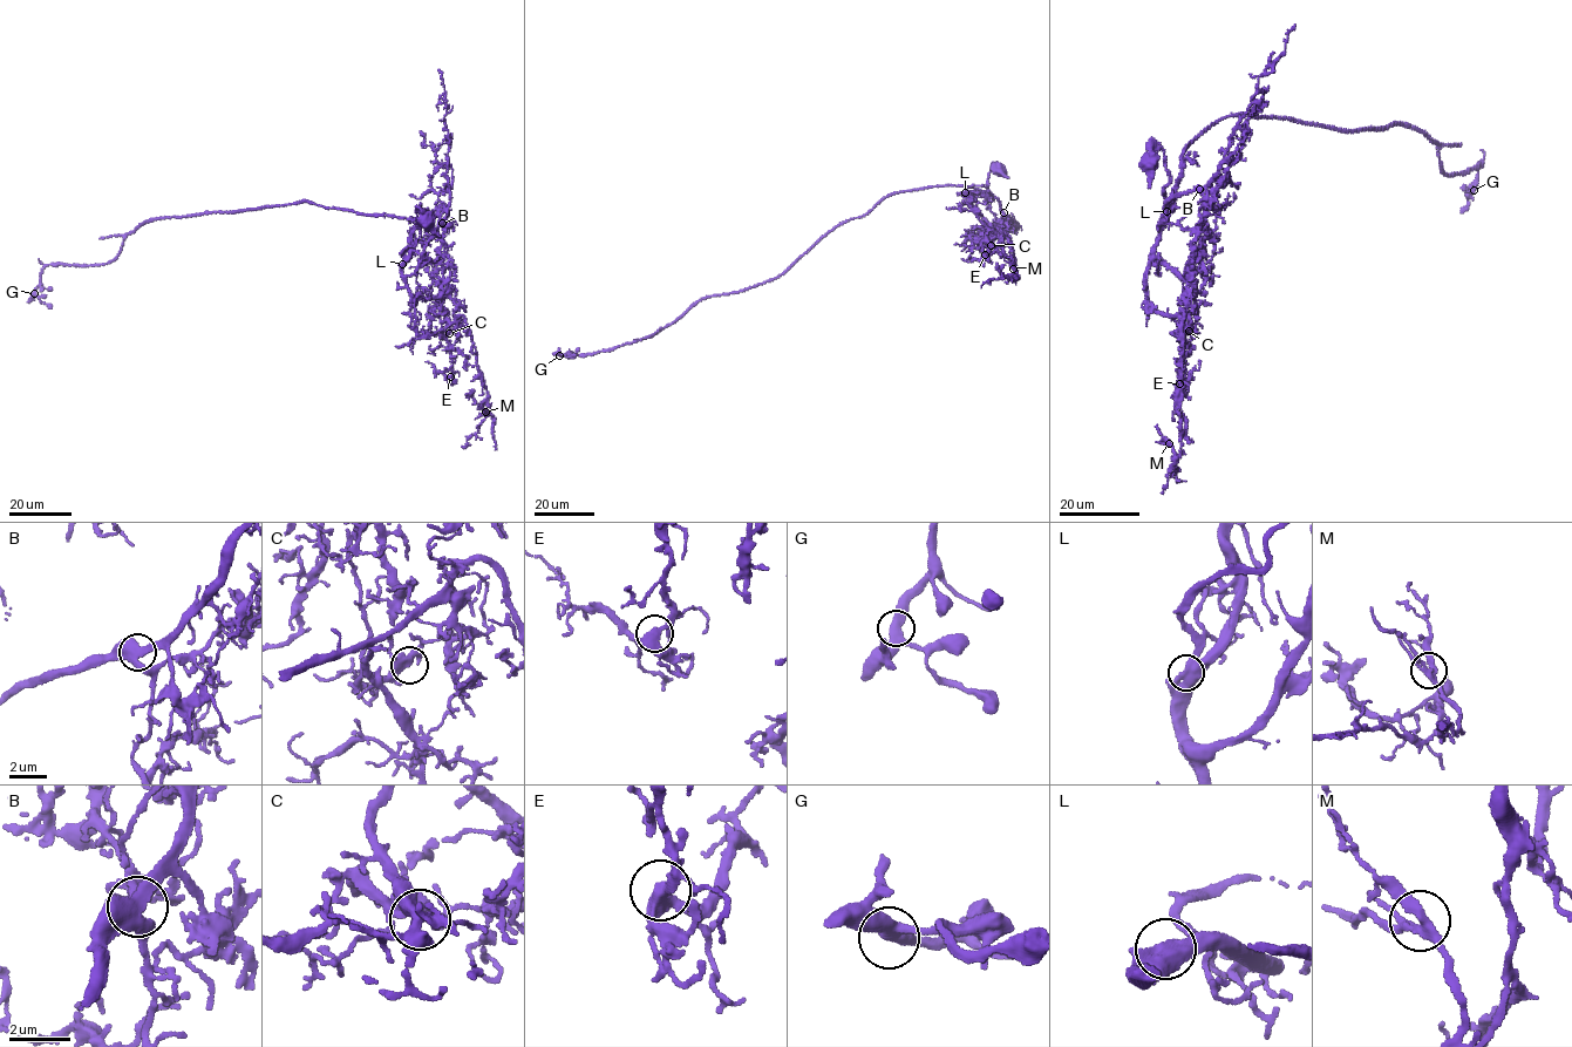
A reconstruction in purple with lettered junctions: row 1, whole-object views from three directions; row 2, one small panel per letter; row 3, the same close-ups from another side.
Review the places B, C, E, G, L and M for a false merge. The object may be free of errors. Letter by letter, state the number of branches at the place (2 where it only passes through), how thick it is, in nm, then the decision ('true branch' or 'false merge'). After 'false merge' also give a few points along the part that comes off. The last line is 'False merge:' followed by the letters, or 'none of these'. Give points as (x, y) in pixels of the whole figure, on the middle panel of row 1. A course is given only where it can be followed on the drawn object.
B: branches 3; calibre 400 nm; true branch
C: branches 3; calibre 360 nm; true branch
E: branches 3; calibre 380 nm; true branch
G: branches 3; calibre 400 nm; true branch
L: branches 3; calibre 440 nm; true branch
M: branches 3; calibre 320 nm; true branch
False merge: none of these

